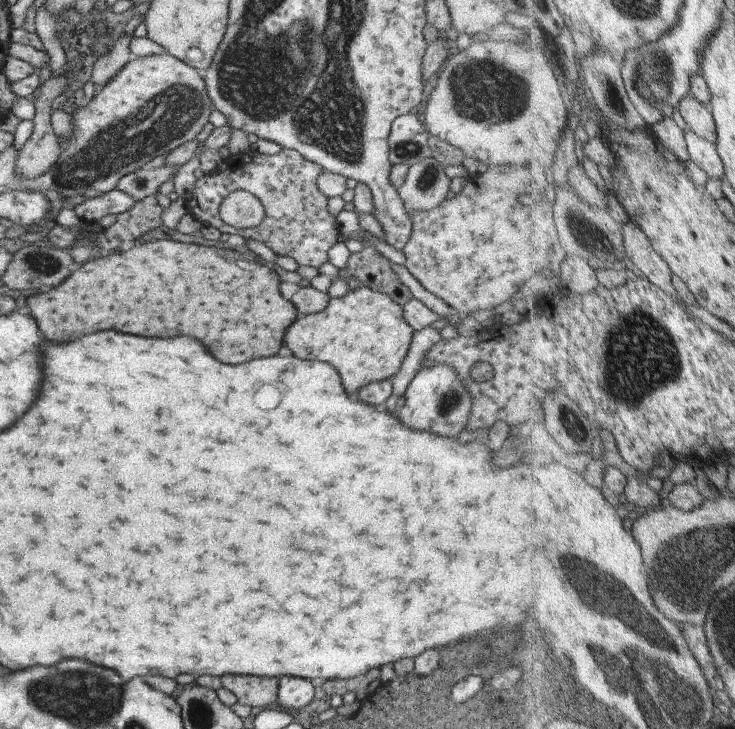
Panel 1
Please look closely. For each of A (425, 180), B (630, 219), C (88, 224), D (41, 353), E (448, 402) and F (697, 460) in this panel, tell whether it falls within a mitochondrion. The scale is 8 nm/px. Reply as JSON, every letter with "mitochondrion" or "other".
{"A":"mitochondrion","B":"other","C":"other","D":"other","E":"mitochondrion","F":"other"}

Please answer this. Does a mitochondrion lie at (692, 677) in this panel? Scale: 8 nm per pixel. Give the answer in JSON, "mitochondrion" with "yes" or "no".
{"mitochondrion":"yes"}

